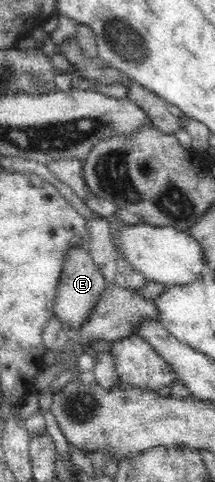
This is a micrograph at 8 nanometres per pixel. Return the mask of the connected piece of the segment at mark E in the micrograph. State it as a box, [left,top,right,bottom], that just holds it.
[54,245,109,330]

